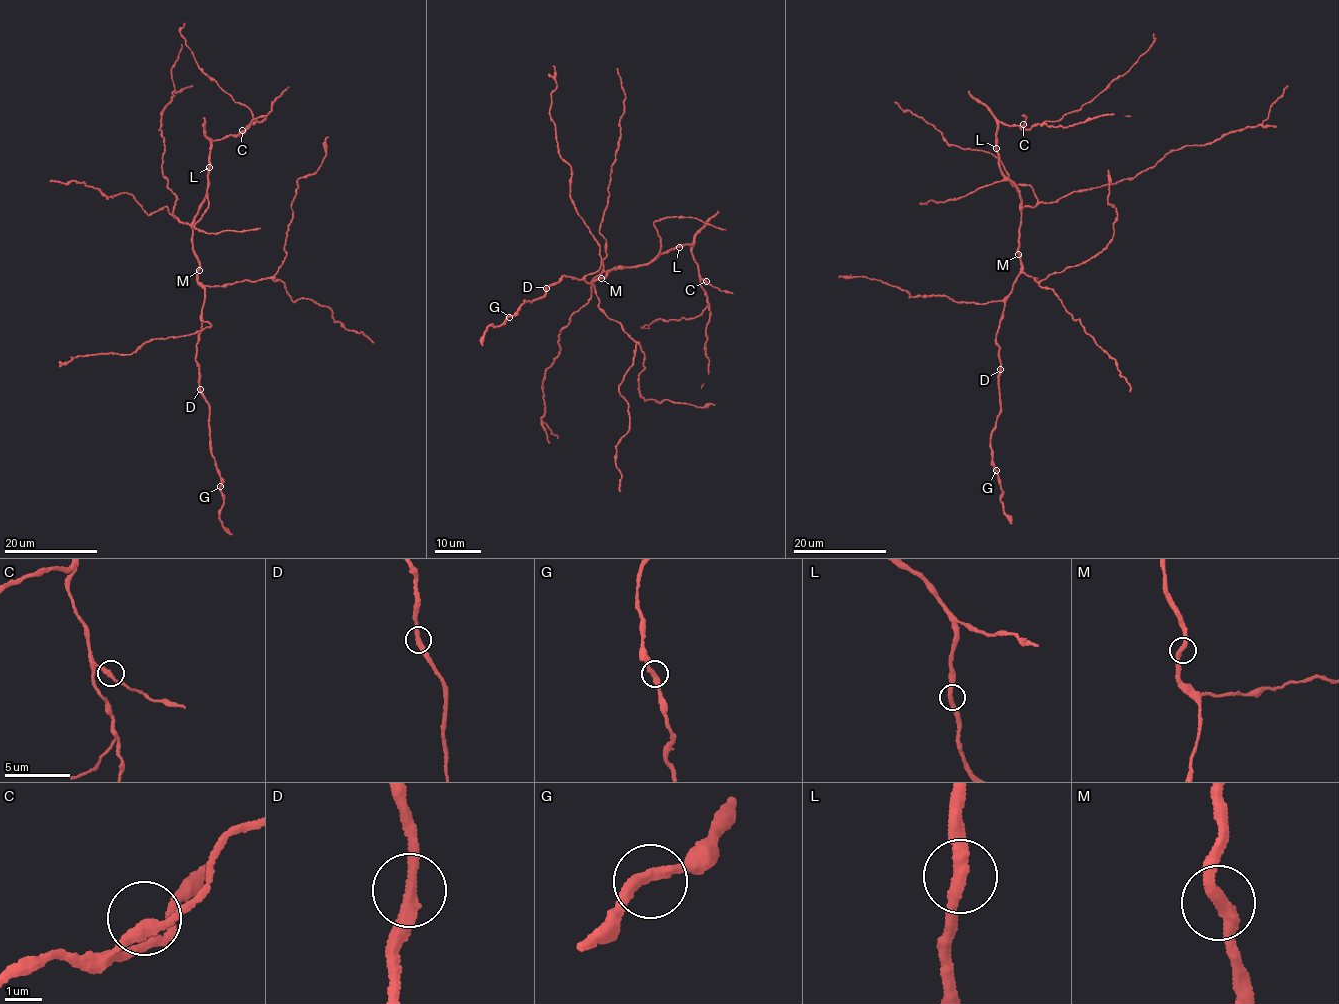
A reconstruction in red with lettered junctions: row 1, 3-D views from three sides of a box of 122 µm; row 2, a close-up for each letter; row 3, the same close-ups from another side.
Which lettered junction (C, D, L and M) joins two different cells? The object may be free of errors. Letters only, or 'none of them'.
none of them

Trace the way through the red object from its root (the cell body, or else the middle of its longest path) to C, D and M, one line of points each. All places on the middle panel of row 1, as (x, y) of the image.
C: (615, 269), (645, 265), (668, 249), (692, 243), (698, 270), (706, 281)
D: (615, 269), (591, 282), (593, 286), (583, 279), (562, 275), (557, 282), (546, 287)
M: (615, 269), (606, 272), (606, 276), (601, 278)

